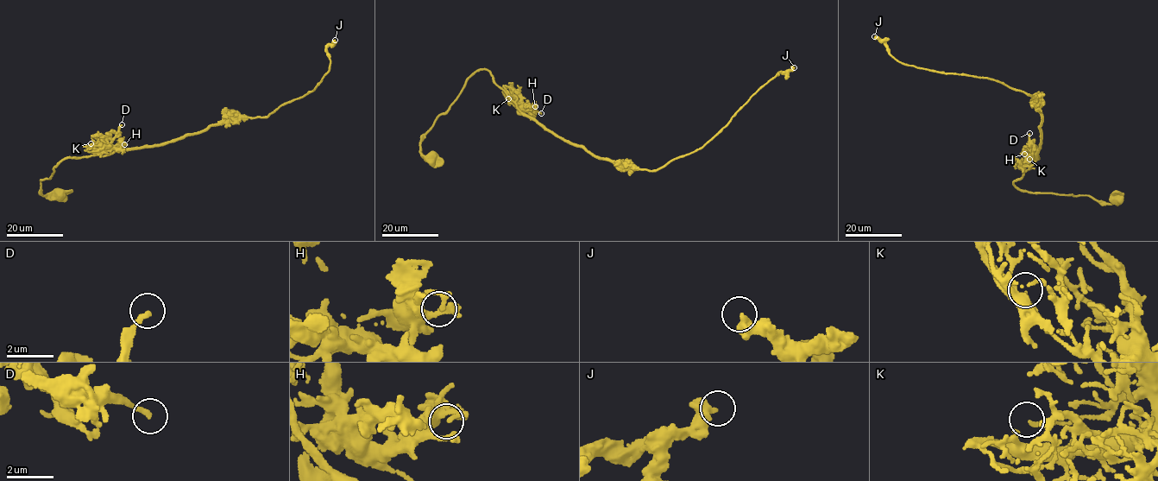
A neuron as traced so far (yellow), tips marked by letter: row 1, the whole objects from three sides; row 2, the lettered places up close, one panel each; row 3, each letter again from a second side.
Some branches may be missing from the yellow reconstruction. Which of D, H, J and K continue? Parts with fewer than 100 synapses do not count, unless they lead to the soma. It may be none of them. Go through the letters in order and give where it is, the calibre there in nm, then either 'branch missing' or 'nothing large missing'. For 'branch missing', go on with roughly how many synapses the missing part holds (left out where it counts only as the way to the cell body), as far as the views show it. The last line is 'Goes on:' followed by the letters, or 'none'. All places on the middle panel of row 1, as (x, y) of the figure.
D: place (541, 113); calibre 200 nm; nothing large missing
H: place (535, 106); calibre 200 nm; nothing large missing
J: place (794, 67); calibre 320 nm; nothing large missing
K: place (508, 98); calibre 100 nm; nothing large missing
Goes on: none

